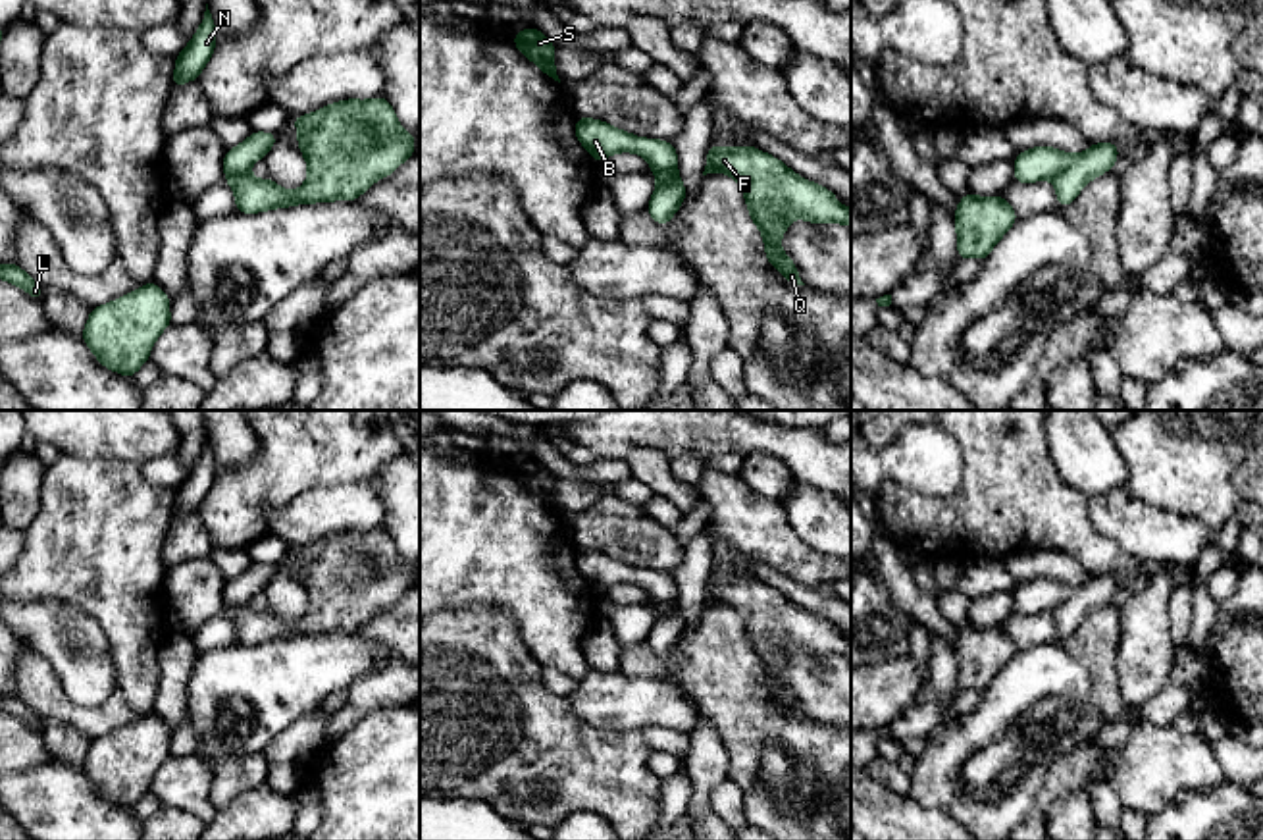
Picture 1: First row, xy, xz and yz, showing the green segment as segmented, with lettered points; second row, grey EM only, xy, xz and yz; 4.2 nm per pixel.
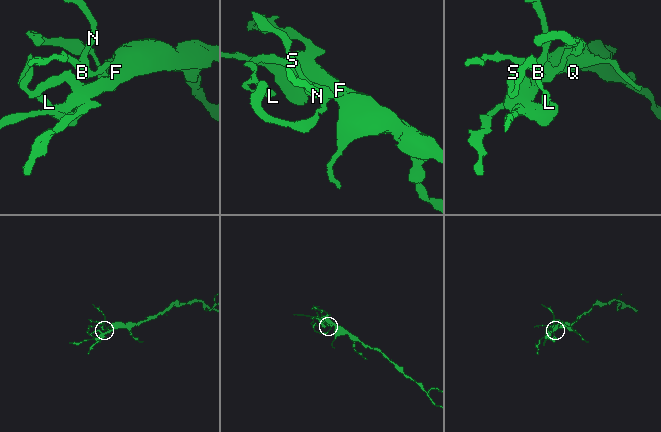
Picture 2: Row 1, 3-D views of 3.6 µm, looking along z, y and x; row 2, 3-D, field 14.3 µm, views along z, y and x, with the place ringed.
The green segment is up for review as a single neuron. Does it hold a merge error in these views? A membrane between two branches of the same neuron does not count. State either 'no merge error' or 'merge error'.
no merge error

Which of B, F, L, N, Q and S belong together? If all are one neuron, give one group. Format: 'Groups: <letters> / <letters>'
Groups: B F L N Q S

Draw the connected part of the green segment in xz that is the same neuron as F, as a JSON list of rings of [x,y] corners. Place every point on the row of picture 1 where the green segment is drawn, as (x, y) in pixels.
[[[710,144],[703,175],[712,171],[739,183],[751,220],[762,233],[766,258],[789,283],[805,285],[793,260],[780,249],[780,239],[795,218],[851,227],[851,210],[839,204],[832,191],[803,179],[755,146]]]

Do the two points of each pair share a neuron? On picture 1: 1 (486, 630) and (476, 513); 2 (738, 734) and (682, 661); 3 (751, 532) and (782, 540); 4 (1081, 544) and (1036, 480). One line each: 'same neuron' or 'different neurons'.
1: different neurons
2: same neuron
3: same neuron
4: same neuron

